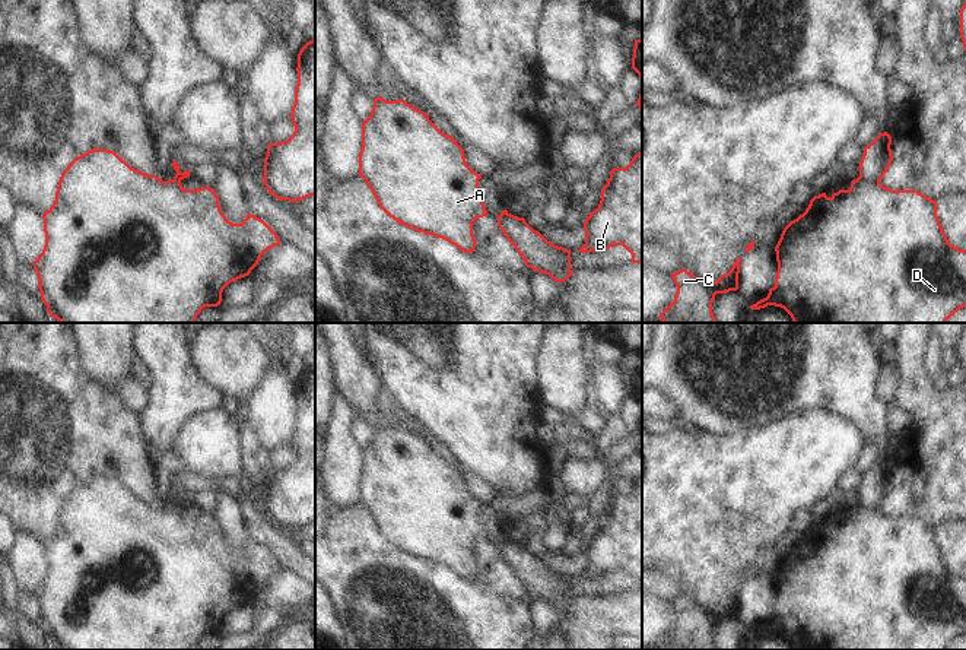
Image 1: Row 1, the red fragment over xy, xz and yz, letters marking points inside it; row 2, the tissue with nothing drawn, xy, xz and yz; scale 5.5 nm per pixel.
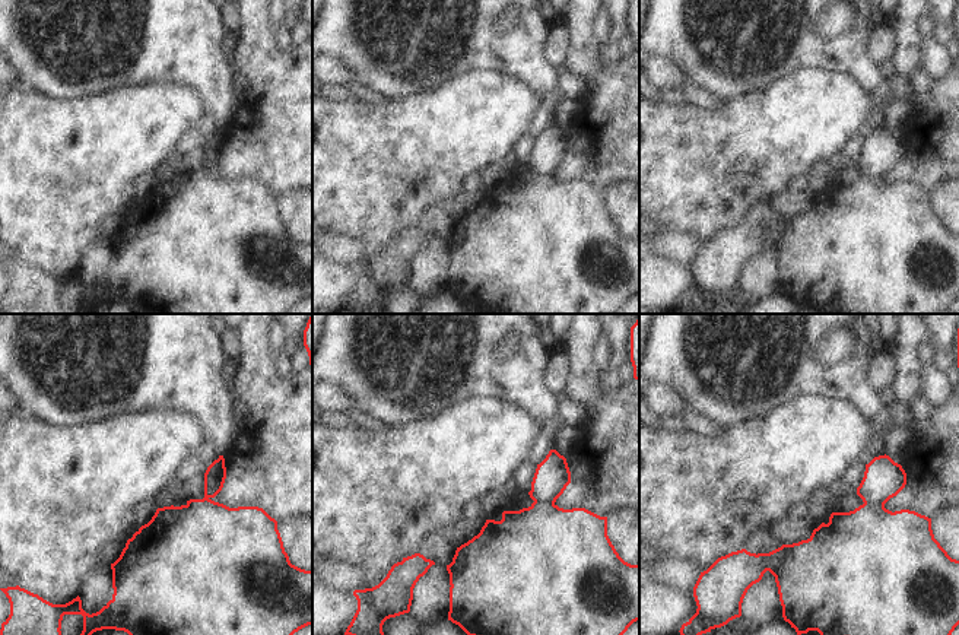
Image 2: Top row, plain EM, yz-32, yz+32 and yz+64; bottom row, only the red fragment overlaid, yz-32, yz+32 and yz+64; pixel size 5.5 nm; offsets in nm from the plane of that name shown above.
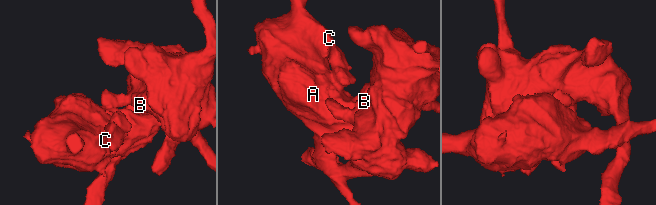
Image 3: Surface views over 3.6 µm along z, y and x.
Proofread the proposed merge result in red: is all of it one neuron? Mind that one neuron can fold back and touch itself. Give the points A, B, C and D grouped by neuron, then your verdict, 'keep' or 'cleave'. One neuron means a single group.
groups A C D / B; cleave

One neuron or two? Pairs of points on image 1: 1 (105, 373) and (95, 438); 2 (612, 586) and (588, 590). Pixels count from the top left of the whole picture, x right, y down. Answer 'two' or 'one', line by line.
1: two
2: one

